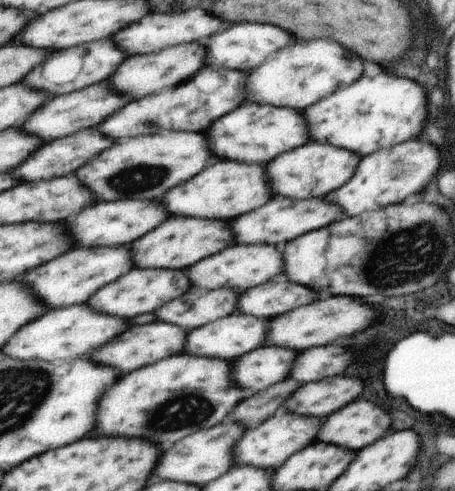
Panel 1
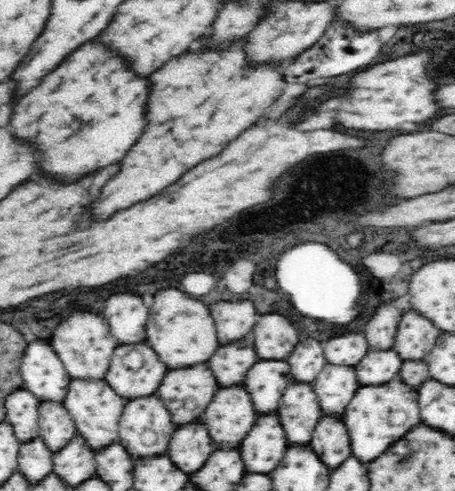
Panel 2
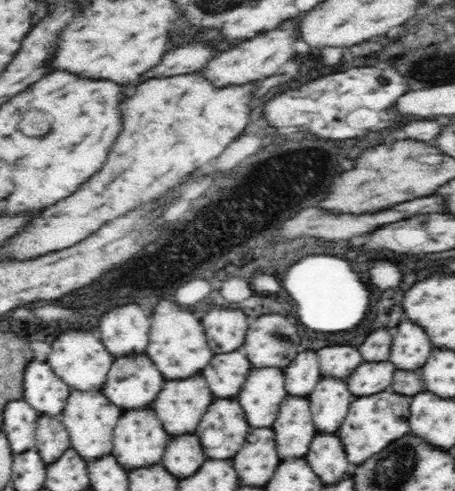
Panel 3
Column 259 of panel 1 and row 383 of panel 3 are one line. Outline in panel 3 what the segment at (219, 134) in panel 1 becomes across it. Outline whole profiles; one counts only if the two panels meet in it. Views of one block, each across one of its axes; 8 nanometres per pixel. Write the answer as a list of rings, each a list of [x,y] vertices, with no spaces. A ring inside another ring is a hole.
[[[146,354],[118,358],[108,372],[102,392],[124,410],[148,406],[164,386],[164,376]]]

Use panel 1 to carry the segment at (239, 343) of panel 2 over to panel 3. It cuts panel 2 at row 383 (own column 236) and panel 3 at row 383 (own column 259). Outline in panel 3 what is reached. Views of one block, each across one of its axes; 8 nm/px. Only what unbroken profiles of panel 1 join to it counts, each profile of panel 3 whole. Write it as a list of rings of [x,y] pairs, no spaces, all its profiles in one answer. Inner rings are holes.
[[[234,350],[228,354],[216,354],[208,368],[202,370],[202,374],[208,380],[212,394],[216,394],[214,398],[232,398],[240,392],[250,370],[252,364],[248,358]]]

